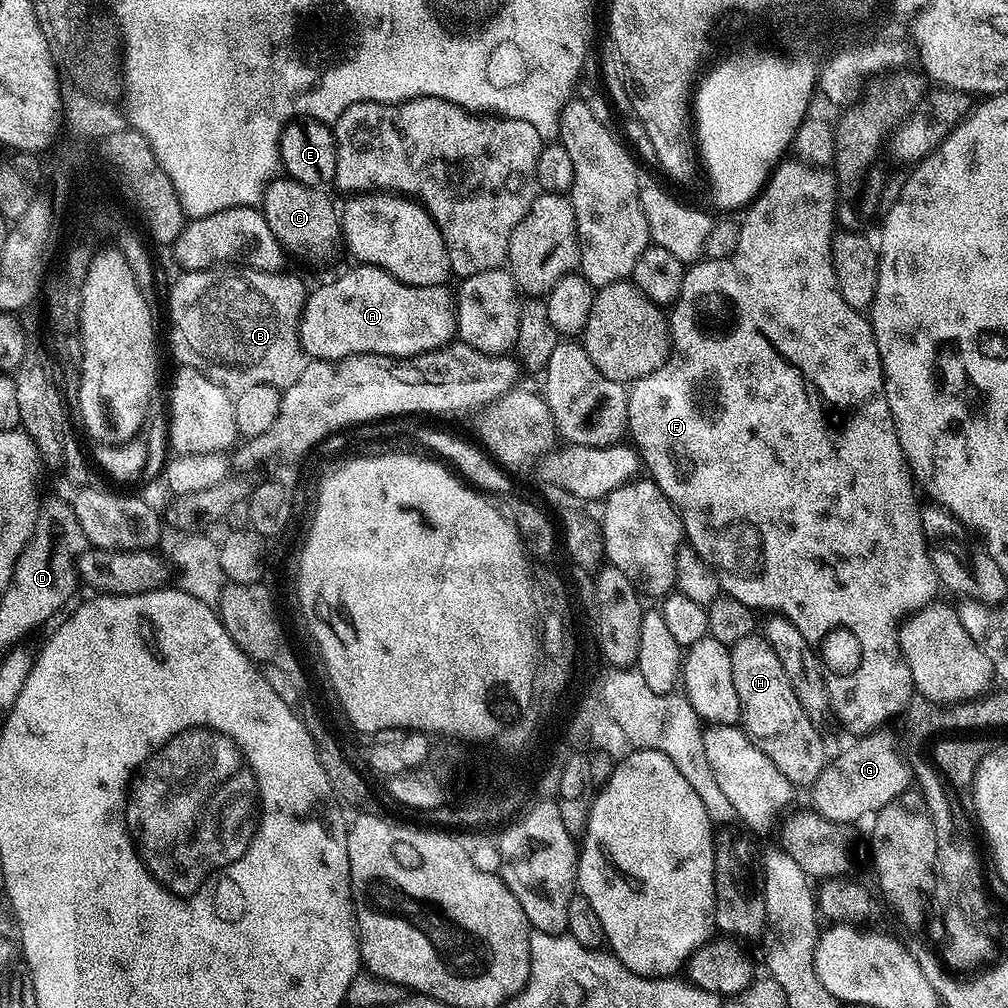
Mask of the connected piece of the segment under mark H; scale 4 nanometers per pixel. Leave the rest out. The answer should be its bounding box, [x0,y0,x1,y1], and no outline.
[730,634,826,786]

